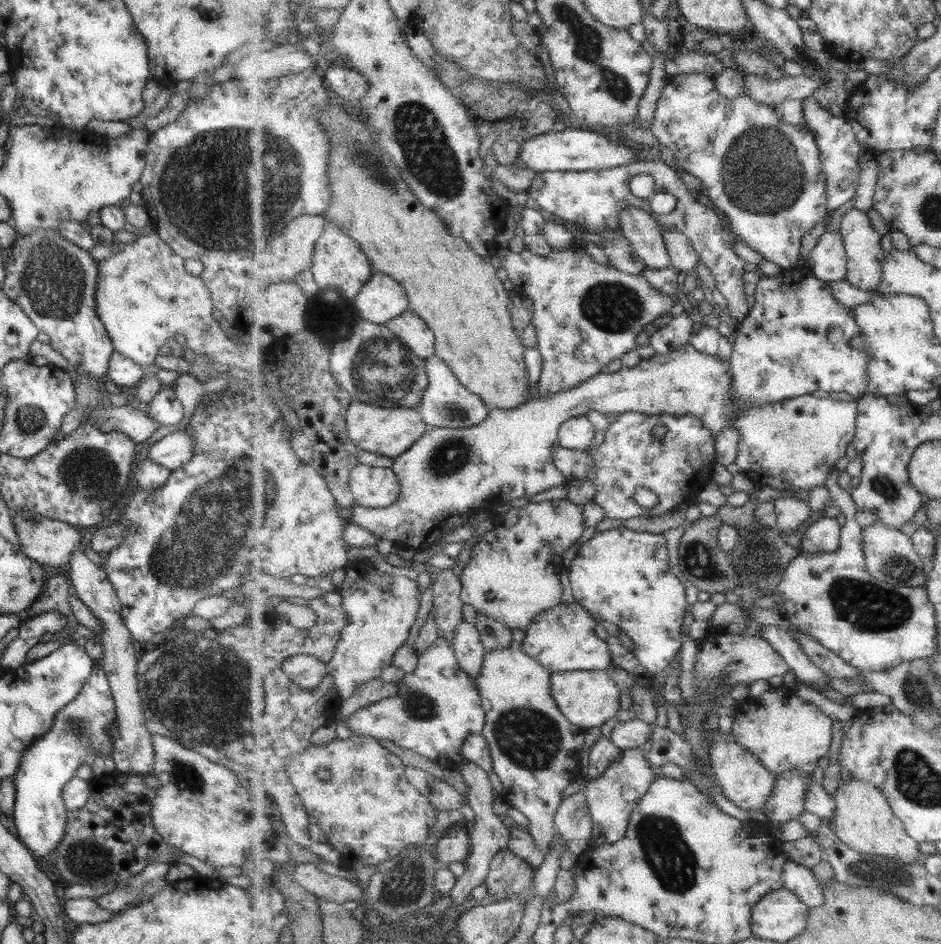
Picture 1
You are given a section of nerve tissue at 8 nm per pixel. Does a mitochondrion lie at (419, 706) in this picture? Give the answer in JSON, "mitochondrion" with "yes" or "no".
{"mitochondrion":"yes"}

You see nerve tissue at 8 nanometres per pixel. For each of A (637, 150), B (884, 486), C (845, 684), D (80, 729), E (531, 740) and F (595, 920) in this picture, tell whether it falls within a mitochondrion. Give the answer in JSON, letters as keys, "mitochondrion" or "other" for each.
{"A":"other","B":"mitochondrion","C":"other","D":"mitochondrion","E":"mitochondrion","F":"other"}

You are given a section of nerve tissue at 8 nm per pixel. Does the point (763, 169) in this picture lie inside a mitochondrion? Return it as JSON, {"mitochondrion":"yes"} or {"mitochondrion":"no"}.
{"mitochondrion":"yes"}

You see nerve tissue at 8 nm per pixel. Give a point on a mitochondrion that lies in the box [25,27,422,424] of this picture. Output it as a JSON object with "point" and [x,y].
{"point":[256,159]}

